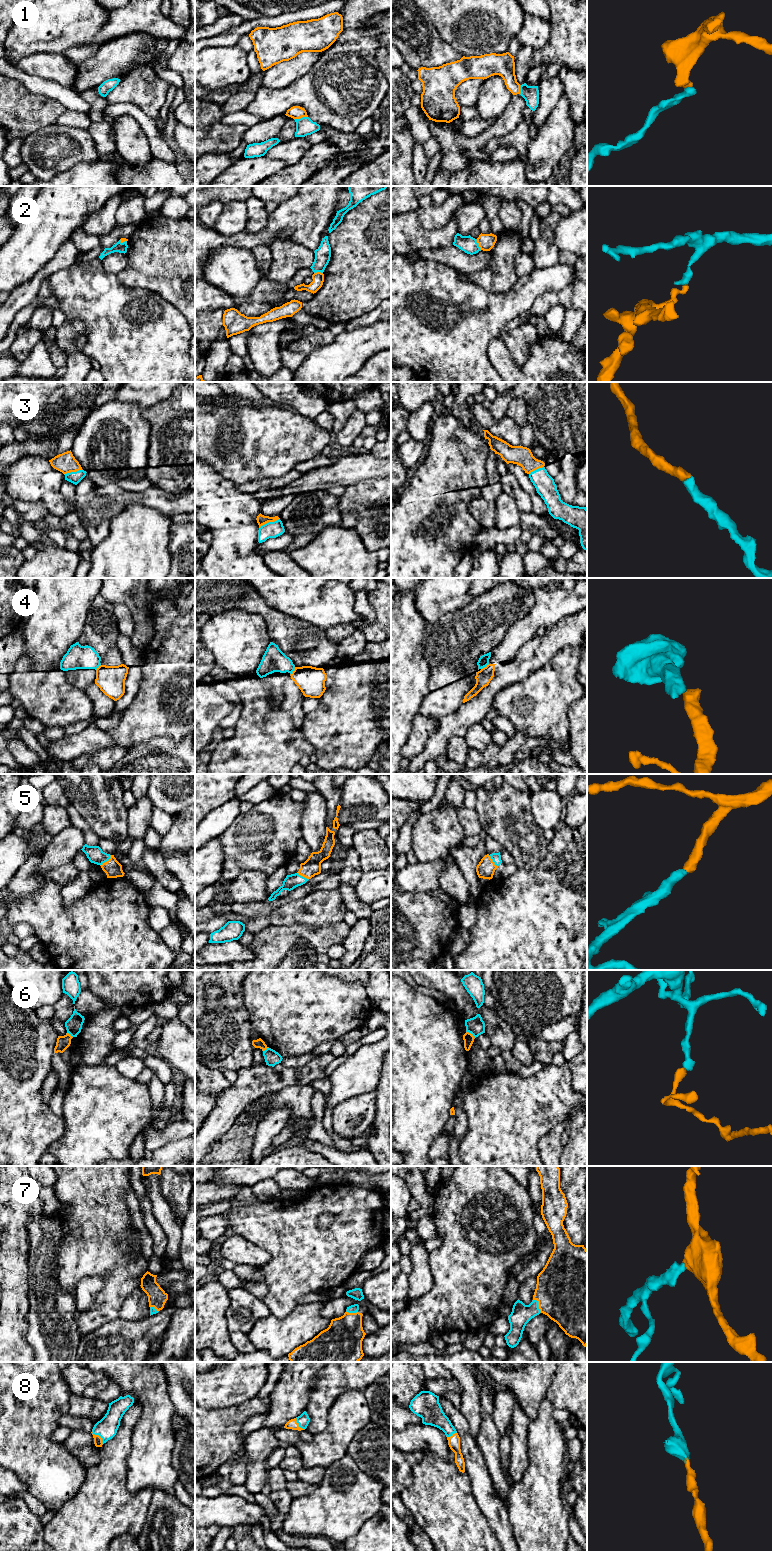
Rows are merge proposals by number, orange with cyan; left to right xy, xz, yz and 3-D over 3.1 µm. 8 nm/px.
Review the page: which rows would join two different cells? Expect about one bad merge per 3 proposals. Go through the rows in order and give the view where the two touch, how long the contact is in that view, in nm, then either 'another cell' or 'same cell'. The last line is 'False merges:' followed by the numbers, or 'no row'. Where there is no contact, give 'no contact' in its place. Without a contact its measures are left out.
1: contact in xz; length 110 nm; same cell
2: contact in yz; length 100 nm; another cell
3: contact in xz; length 190 nm; same cell
4: contact in xz; length 80 nm; another cell
5: contact in xy; length 120 nm; same cell
6: contact in yz; length 90 nm; another cell
7: contact in yz; length 130 nm; same cell
8: contact in xy; length 140 nm; same cell
False merges: 2, 4, 6

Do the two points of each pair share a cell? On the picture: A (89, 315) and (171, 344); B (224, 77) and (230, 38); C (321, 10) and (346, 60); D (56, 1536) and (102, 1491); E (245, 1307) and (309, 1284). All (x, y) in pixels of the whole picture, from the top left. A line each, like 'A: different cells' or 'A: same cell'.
A: same cell
B: different cells
C: different cells
D: same cell
E: different cells

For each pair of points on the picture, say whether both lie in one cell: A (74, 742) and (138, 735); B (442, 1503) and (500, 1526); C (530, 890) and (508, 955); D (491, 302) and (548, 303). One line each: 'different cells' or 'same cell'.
A: different cells
B: different cells
C: same cell
D: different cells

